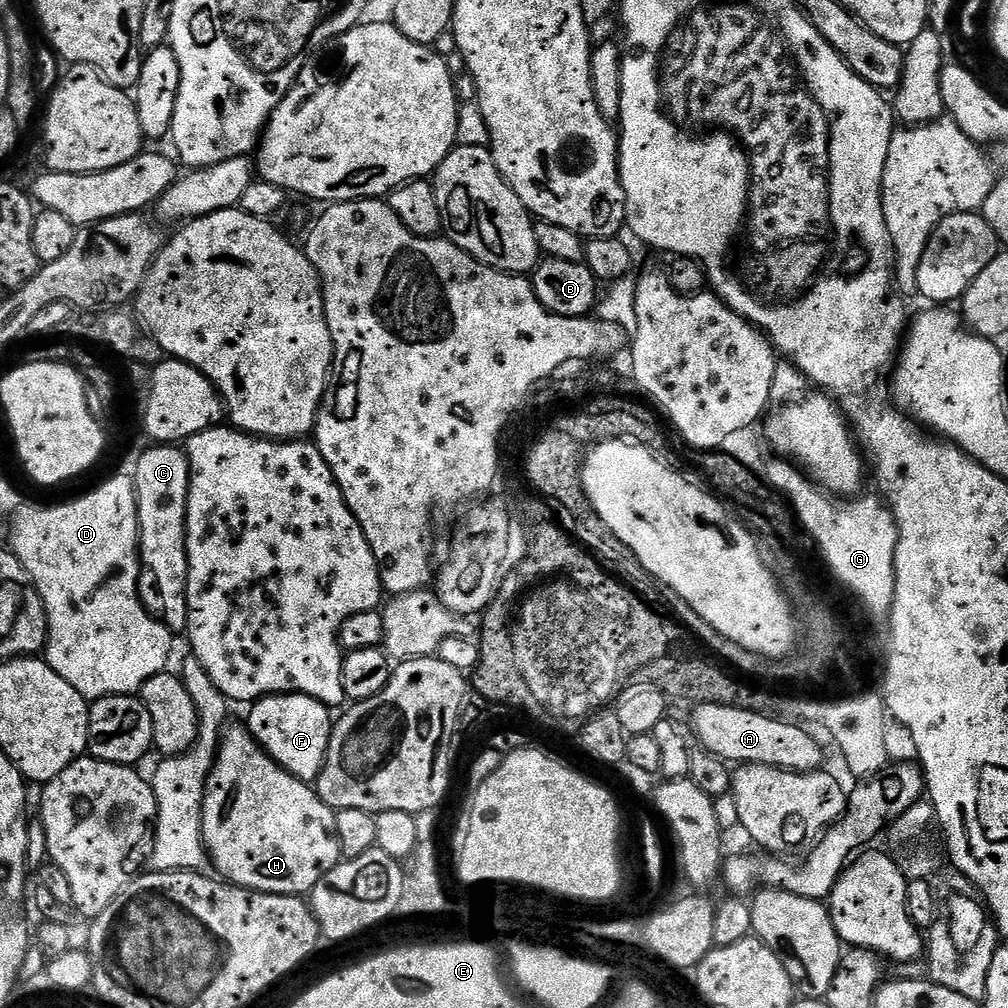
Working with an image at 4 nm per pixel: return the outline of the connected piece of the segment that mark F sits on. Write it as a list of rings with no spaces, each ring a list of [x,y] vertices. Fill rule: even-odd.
[[[309,695],[264,696],[249,708],[246,727],[260,747],[294,777],[313,783],[324,765],[334,718],[331,709]]]

